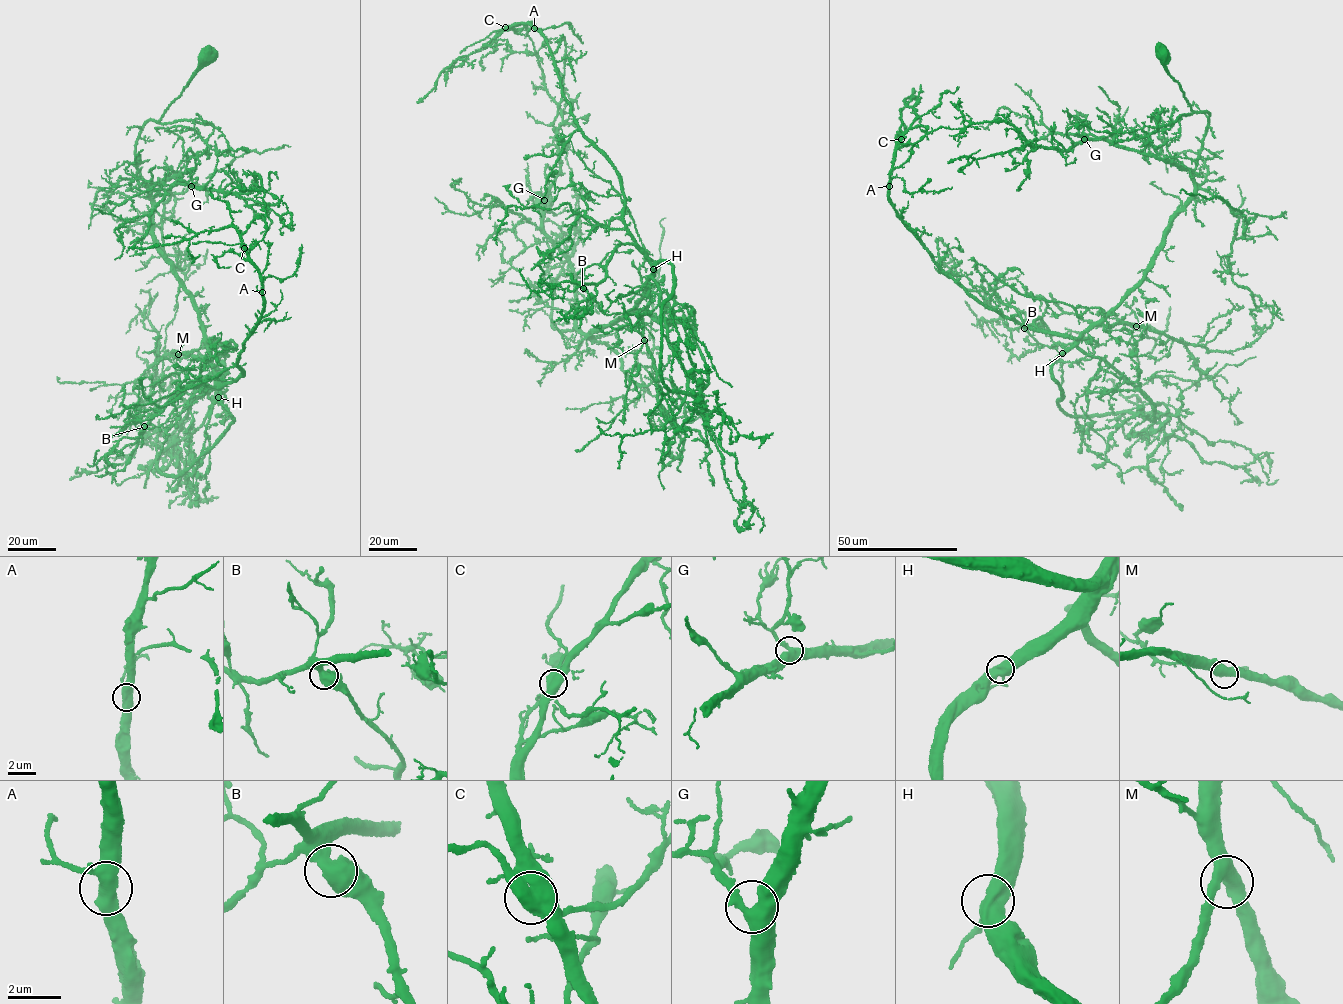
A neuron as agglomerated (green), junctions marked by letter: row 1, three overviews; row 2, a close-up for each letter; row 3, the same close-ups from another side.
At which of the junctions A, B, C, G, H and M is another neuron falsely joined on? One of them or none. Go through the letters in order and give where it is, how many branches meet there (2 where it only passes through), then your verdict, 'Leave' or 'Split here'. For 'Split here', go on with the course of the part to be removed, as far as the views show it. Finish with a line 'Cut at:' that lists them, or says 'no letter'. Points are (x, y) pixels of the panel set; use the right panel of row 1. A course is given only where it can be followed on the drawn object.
A: Place: (889, 186). Branches: 3. Leave
B: Place: (1024, 328). Branches: 3. Leave
C: Place: (901, 139). Branches: 3. Split here. Course of the part to remove: (901, 139), (904, 145), (912, 144), (941, 127), (980, 128)
G: Place: (1084, 139). Branches: 3. Leave
H: Place: (1062, 353). Branches: 3. Leave
M: Place: (1136, 326). Branches: 3. Leave
Cut at: C

